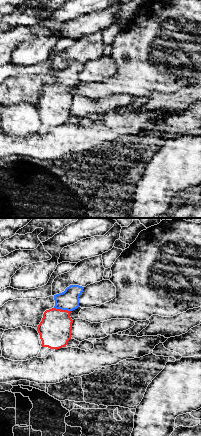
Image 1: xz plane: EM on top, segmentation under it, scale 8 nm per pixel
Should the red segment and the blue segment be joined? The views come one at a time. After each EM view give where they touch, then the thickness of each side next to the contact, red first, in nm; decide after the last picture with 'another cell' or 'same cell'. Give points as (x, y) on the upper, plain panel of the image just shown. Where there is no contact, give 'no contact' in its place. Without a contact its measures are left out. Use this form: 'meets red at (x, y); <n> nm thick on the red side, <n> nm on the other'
meets red at (62, 86); 260 nm thick on the red side, 160 nm on the other

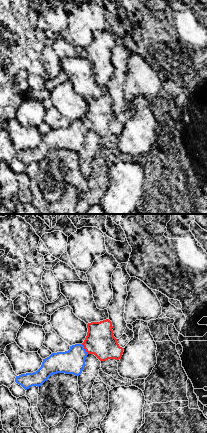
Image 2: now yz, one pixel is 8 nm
meets red at (84, 124); 240 nm thick on the red side, 190 nm on the other

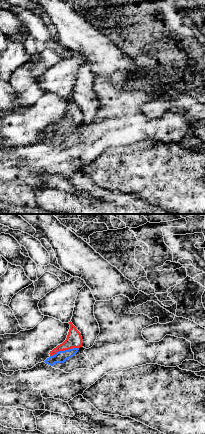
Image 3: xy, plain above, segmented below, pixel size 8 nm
meets red at (64, 125); 130 nm thick on the red side, 100 nm on the other

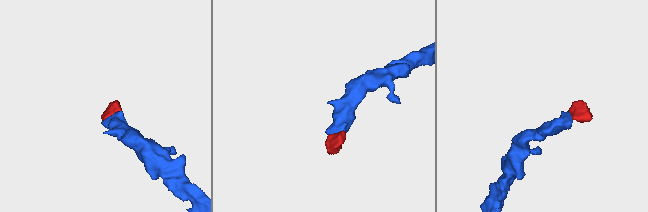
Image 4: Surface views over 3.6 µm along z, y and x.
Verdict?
same cell

